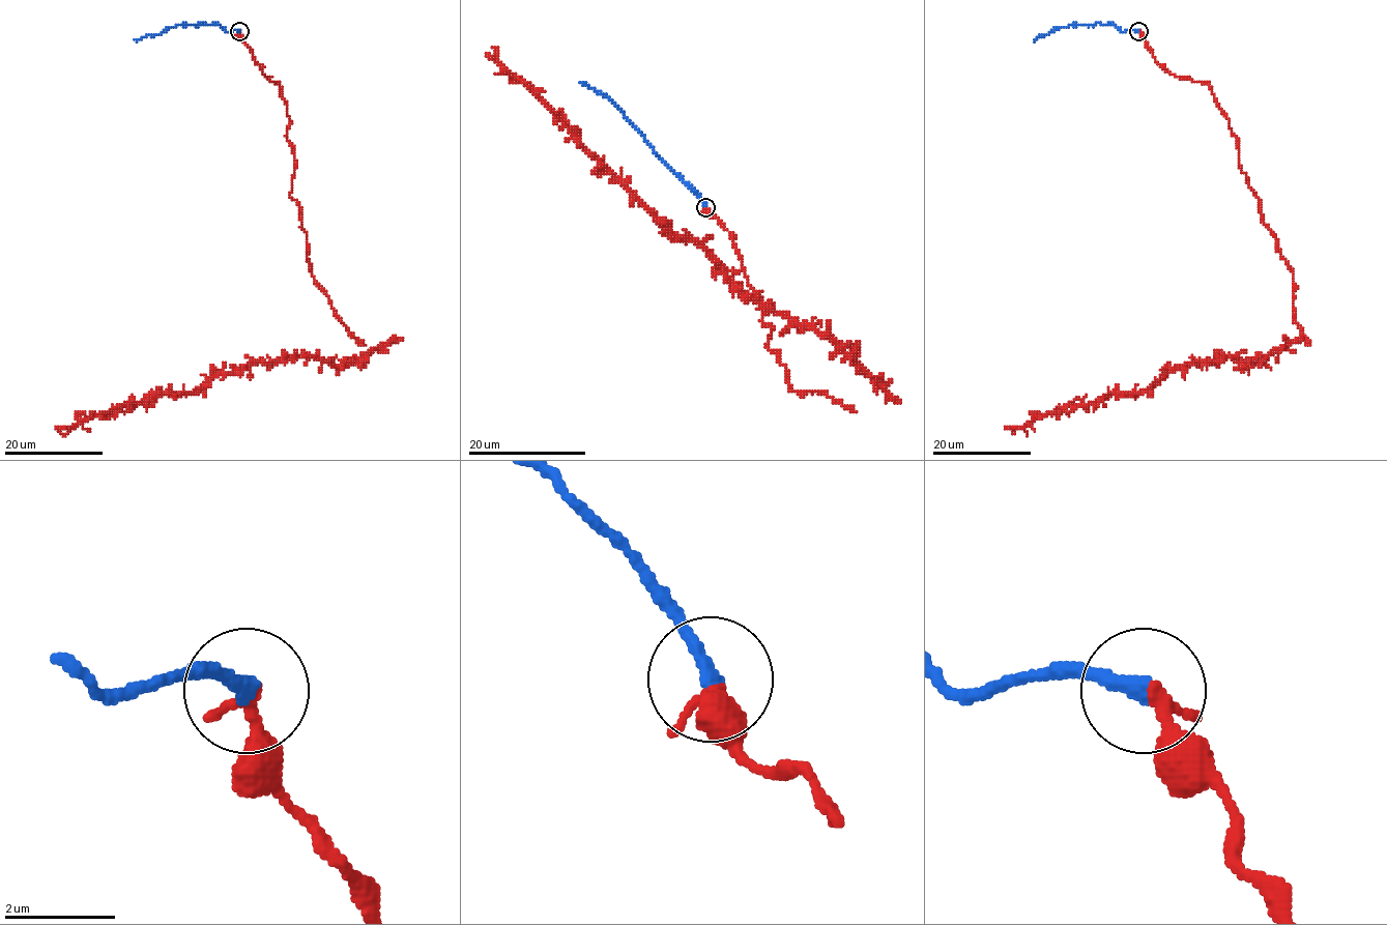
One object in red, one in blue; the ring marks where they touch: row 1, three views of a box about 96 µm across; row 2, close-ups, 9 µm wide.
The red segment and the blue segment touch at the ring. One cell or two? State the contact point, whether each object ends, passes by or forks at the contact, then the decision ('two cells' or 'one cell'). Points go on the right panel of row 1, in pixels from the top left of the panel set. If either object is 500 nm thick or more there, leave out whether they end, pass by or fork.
place (1138, 31); red ends; blue ends; one cell

